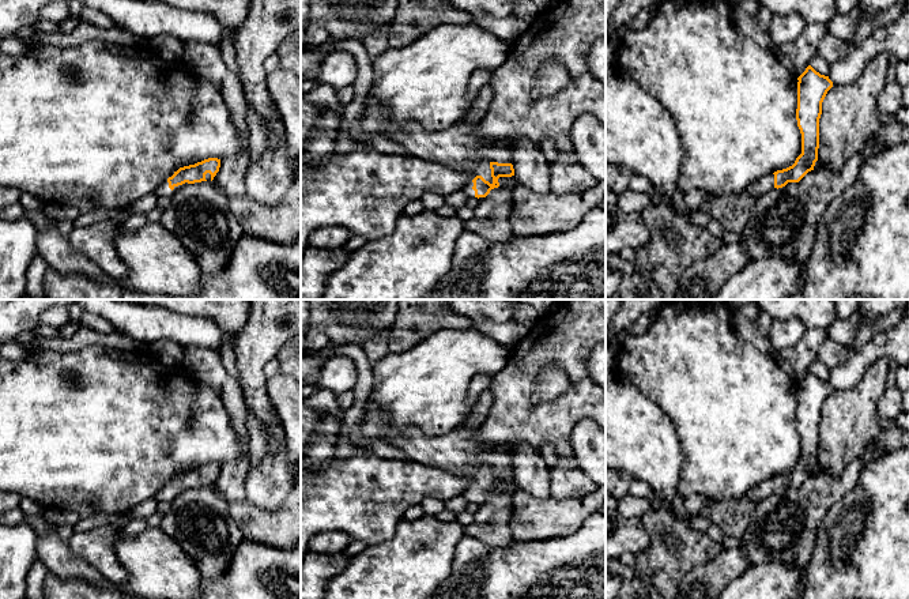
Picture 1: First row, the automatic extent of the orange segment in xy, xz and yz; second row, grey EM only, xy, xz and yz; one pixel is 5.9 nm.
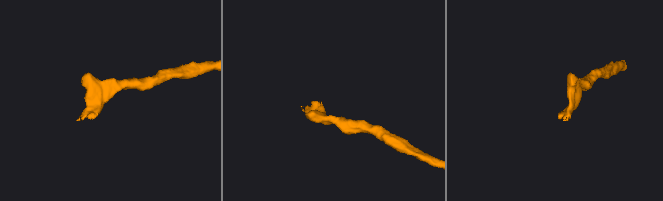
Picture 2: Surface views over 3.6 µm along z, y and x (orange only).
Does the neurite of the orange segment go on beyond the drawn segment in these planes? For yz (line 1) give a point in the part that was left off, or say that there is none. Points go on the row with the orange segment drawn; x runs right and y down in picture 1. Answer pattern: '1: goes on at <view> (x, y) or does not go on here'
1: does not go on here

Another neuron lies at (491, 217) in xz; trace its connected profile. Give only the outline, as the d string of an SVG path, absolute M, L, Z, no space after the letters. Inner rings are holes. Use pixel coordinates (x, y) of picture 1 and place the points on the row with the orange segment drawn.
M514 176L499 177L499 187L490 191L465 222L465 230L493 242L505 242L513 237L510 215L513 210L513 188L518 182Z

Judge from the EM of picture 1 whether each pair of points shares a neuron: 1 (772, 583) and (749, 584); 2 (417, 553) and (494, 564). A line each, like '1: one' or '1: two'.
1: one
2: two

